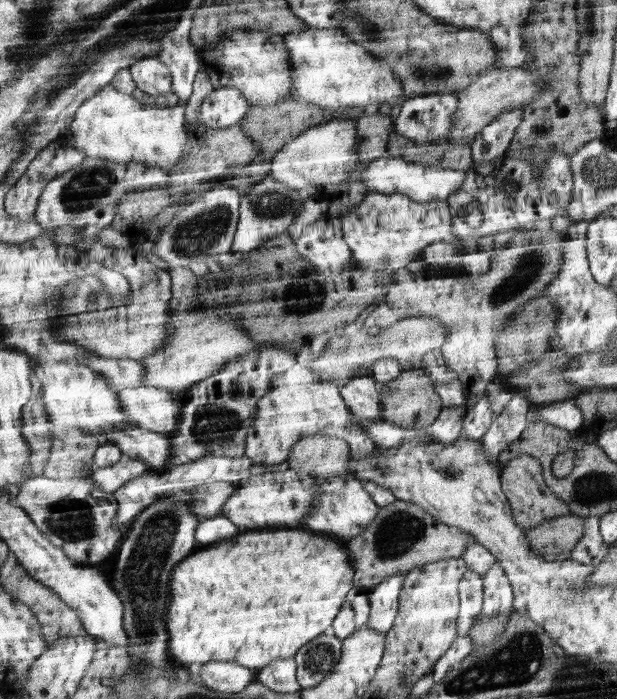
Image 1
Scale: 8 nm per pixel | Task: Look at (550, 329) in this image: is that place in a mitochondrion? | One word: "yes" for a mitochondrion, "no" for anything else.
no

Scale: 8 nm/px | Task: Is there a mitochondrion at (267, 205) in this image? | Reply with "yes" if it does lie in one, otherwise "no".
yes

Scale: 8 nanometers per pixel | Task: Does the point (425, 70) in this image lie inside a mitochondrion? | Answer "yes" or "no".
yes

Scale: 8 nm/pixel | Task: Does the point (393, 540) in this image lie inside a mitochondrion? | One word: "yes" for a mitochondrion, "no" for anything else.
yes

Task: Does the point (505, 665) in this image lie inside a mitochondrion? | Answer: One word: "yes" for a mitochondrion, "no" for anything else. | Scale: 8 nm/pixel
yes

